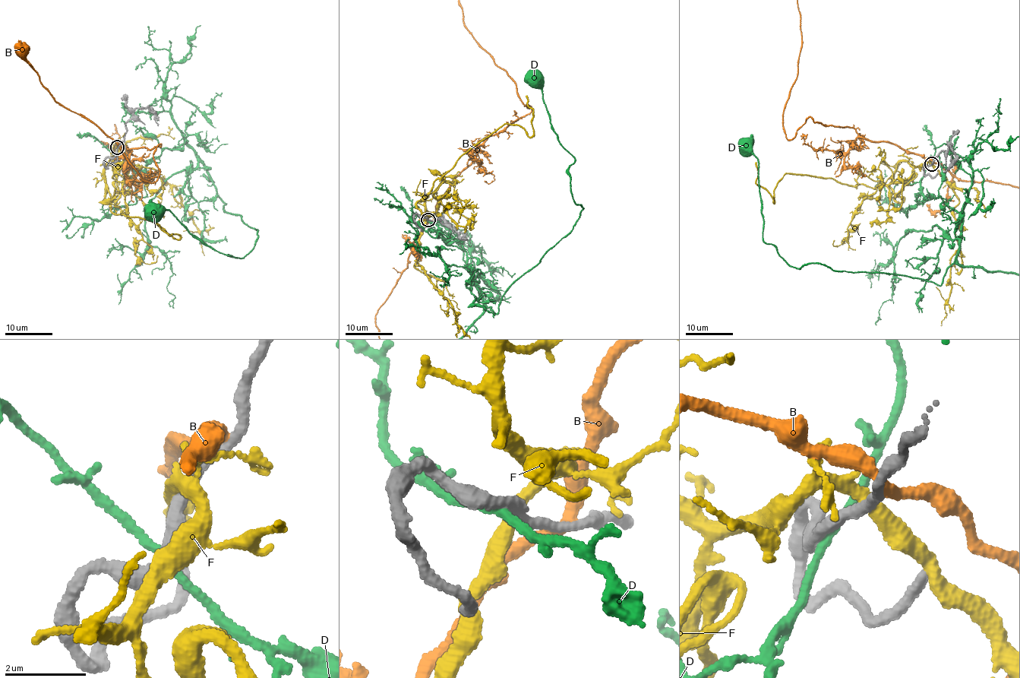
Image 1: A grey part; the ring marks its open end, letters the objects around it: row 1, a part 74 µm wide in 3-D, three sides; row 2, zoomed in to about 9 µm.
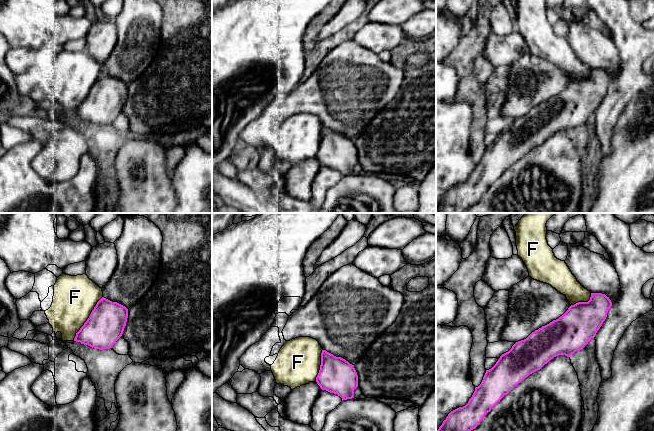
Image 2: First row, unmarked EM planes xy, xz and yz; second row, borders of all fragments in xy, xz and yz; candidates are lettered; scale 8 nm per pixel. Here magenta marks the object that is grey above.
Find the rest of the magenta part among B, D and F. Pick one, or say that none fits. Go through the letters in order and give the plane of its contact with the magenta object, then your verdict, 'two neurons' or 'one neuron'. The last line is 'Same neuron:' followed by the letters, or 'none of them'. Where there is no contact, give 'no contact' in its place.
B: no contact; two neurons
D: no contact; two neurons
F: meets magenta in xy; two neurons
Same neuron: none of them

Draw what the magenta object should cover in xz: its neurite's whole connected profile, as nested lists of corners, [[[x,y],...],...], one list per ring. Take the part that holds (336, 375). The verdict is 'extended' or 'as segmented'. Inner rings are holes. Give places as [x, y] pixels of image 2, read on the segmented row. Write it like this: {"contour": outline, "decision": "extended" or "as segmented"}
{"contour": [[[322,350],[316,381],[291,390],[284,399],[287,419],[298,424],[310,425],[313,404],[322,390],[347,400],[354,398],[354,390],[357,387],[358,375],[354,365]]], "decision": "extended"}

